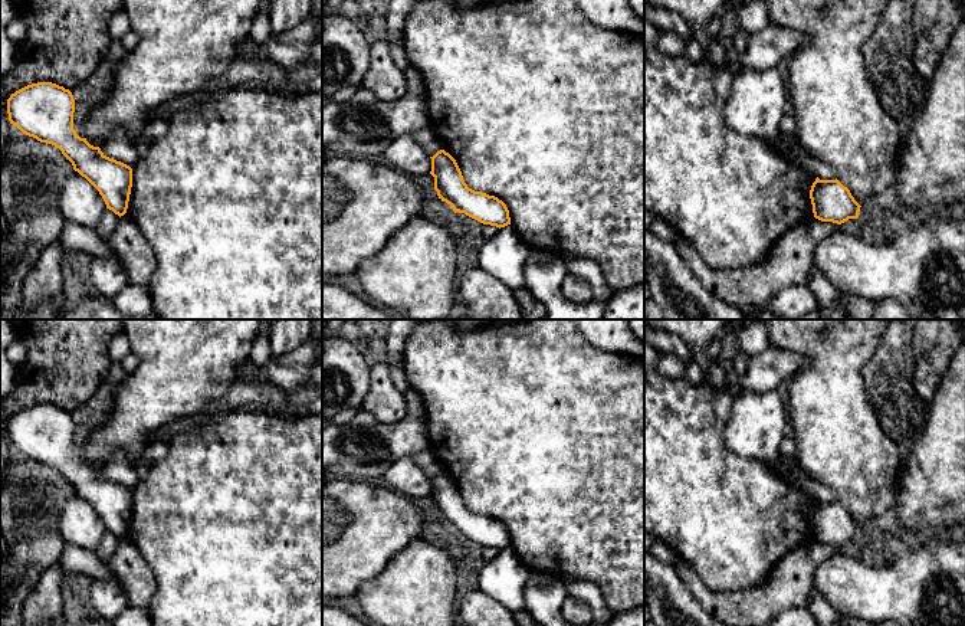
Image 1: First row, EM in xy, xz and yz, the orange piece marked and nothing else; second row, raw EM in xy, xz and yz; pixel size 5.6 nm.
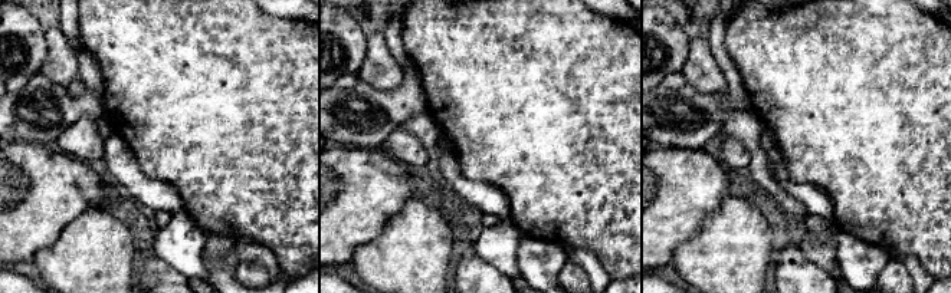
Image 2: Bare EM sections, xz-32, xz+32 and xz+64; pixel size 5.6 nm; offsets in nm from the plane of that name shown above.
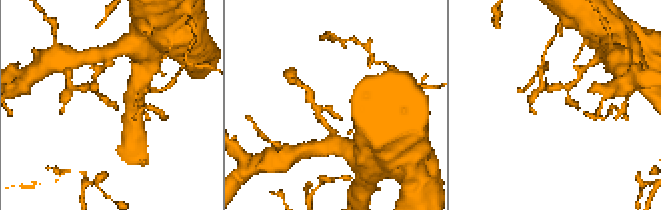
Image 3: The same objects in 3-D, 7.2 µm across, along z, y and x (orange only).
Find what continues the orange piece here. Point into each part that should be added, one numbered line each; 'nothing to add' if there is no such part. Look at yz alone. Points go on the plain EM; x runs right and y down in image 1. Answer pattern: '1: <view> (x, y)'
nothing to add

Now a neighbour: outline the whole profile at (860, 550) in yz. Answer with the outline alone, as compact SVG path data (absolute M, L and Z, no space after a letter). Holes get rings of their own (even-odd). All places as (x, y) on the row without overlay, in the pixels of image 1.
M861 540L849 541L847 544L838 547L838 554L863 560L863 561L877 561L874 558L874 551L872 550L872 545Z

